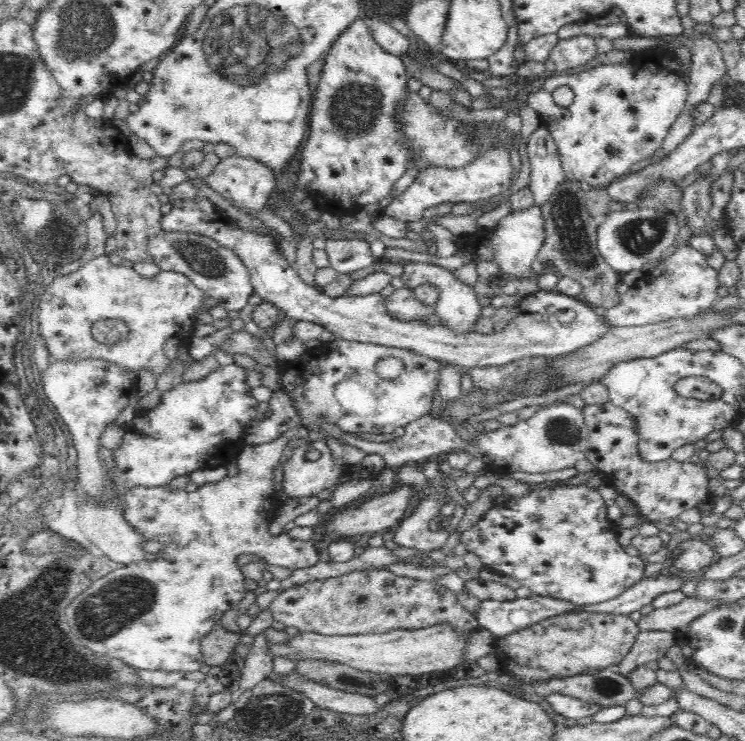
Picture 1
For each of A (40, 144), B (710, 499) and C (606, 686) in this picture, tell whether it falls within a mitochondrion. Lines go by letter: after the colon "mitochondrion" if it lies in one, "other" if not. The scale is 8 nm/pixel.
A: other
B: other
C: mitochondrion

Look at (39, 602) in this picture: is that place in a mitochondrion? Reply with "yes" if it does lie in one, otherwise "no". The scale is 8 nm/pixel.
yes

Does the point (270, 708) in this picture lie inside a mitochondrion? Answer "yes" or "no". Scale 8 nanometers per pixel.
yes

